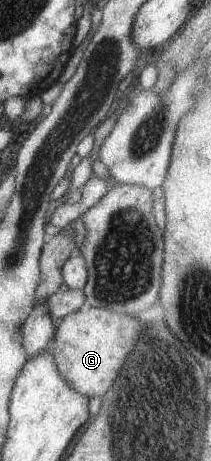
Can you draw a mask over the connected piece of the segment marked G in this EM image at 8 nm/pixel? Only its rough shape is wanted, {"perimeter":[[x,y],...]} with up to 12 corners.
{"perimeter":[[89,306],[55,322],[58,372],[102,396],[142,324]]}

